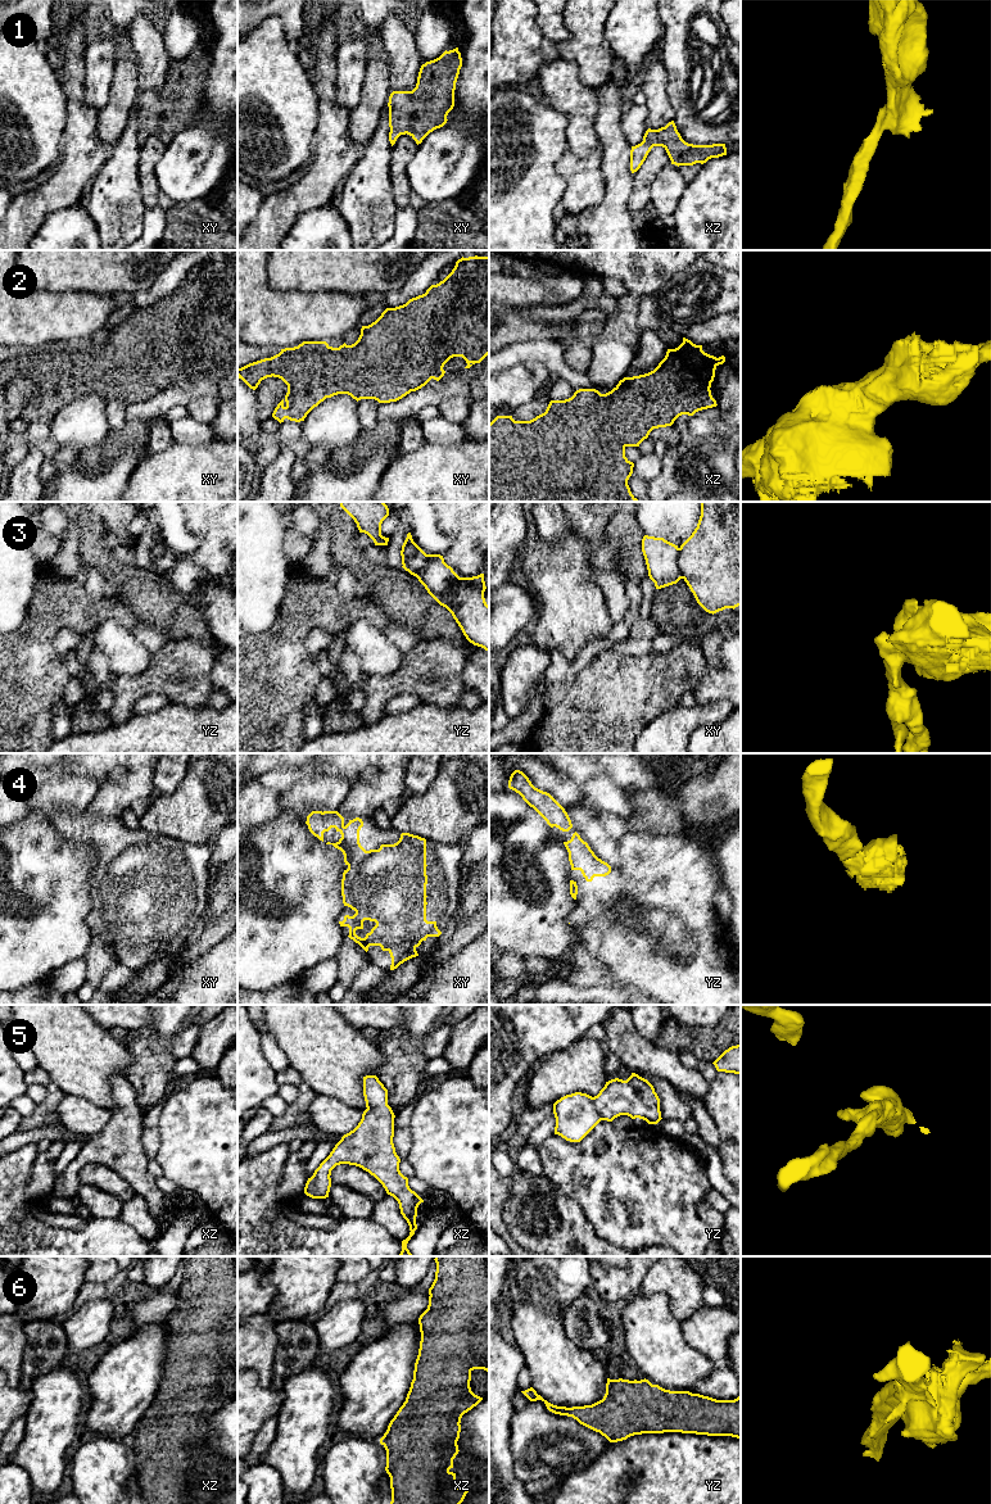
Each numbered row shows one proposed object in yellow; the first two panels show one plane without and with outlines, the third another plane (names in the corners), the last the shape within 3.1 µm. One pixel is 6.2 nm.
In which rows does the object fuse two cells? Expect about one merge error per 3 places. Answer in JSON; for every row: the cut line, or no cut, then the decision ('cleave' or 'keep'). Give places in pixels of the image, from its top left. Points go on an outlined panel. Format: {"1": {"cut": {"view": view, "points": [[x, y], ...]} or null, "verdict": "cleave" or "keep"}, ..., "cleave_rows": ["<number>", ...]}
{"1": {"cut": null, "verdict": "keep"}, "2": {"cut": null, "verdict": "keep"}, "3": {"cut": {"view": "xy", "points": [[678, 548], [678, 569], [682, 578]]}, "verdict": "cleave"}, "4": {"cut": null, "verdict": "keep"}, "5": {"cut": null, "verdict": "keep"}, "6": {"cut": null, "verdict": "keep"}, "cleave_rows": ["3"]}

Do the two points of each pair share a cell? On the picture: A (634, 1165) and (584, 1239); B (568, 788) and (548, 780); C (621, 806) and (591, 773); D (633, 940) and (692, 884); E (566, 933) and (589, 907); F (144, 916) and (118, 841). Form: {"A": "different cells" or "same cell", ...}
{"A": "different cells", "B": "same cell", "C": "same cell", "D": "same cell", "E": "different cells", "F": "same cell"}

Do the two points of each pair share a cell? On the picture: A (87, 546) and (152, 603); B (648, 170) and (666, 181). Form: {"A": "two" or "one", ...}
{"A": "one", "B": "two"}

